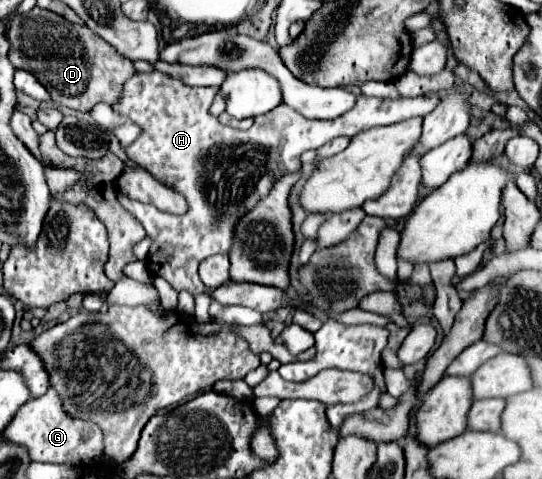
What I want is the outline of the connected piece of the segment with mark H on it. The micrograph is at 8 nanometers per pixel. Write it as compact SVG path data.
M157 70L153 72L143 72L135 74L123 84L121 98L113 104L113 110L119 114L125 114L129 120L133 120L137 126L141 126L141 136L125 148L127 158L131 162L137 162L141 168L169 186L171 190L179 192L185 196L189 210L185 214L169 214L163 210L157 210L151 204L133 202L121 192L117 192L119 203L131 216L135 216L141 226L145 228L147 236L153 240L147 256L147 266L151 274L161 276L167 280L177 292L187 290L191 296L197 294L209 294L211 298L211 288L207 288L199 278L197 278L197 266L203 258L213 256L213 254L227 254L233 244L235 236L235 226L237 222L253 210L253 206L265 198L277 178L289 172L297 172L301 168L301 154L307 150L317 150L323 144L331 142L337 136L357 136L363 130L369 130L373 126L385 126L393 122L401 122L413 116L425 116L429 114L437 104L439 96L429 94L429 96L419 96L419 98L401 98L401 100L379 100L379 98L367 98L359 96L355 106L345 112L339 118L333 120L307 120L295 110L289 110L289 106L279 104L271 112L257 116L253 126L249 130L237 130L231 126L223 126L217 118L209 114L209 106L217 94L217 88L195 88L195 86L185 86L181 80L169 78L167 74L161 74Z

